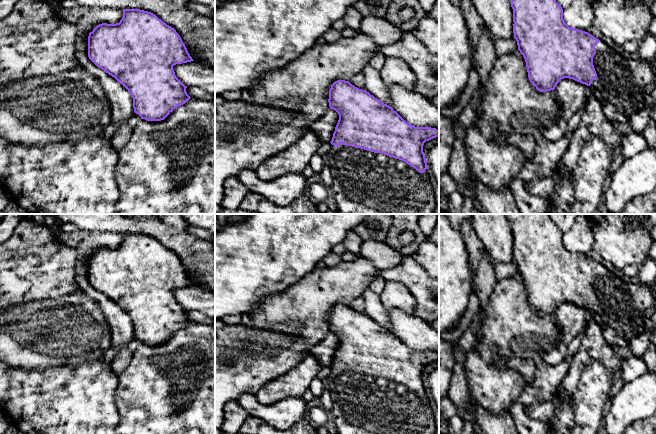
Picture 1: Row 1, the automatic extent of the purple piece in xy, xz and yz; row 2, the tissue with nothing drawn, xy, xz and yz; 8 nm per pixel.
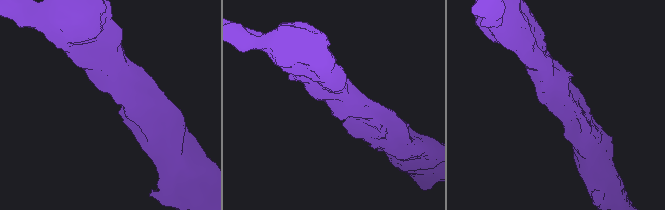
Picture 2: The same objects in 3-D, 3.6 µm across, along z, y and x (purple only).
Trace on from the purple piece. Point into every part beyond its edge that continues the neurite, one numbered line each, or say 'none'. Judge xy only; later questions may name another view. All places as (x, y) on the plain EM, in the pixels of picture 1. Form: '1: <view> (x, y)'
none

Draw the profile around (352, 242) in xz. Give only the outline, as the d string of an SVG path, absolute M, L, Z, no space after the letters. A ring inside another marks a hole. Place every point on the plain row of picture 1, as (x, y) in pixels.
M350 231L342 243L347 251L359 255L363 241L364 240L357 233Z

